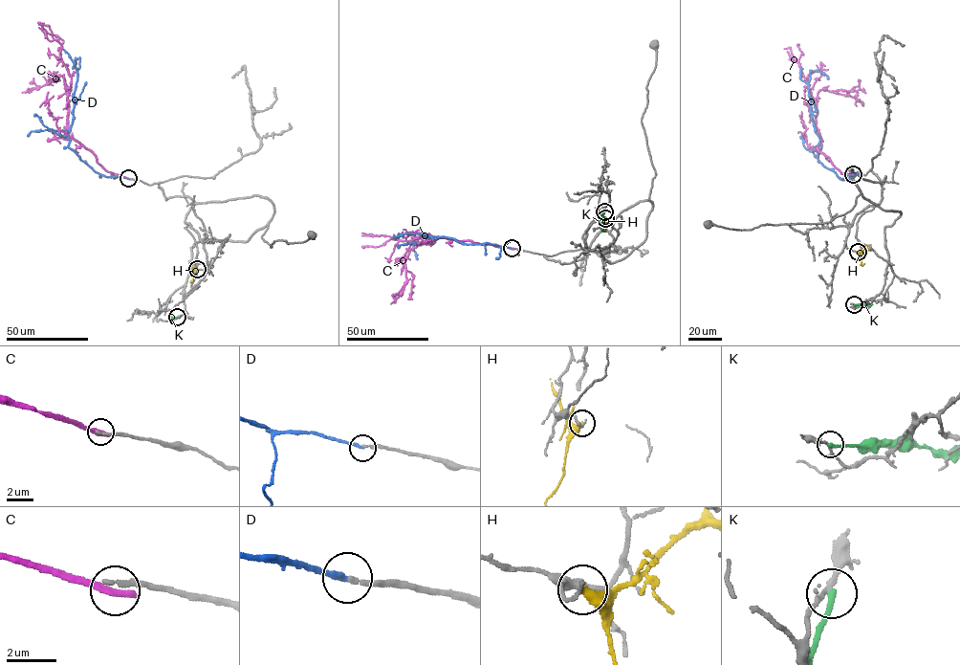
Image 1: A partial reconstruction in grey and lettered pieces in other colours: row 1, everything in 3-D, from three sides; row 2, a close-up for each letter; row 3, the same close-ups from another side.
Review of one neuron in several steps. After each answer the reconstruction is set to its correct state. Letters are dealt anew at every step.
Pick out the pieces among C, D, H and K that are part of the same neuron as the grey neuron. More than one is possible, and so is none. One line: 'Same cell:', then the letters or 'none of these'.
Same cell: none of these

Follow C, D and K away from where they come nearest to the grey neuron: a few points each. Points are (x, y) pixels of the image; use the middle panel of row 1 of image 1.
C: (512, 249), (443, 237), (419, 245), (416, 241), (391, 237), (381, 245), (367, 245)
D: (512, 249), (485, 243), (466, 244), (445, 236), (433, 241), (427, 235), (416, 237), (413, 251), (417, 258)
K: (604, 211), (603, 232)

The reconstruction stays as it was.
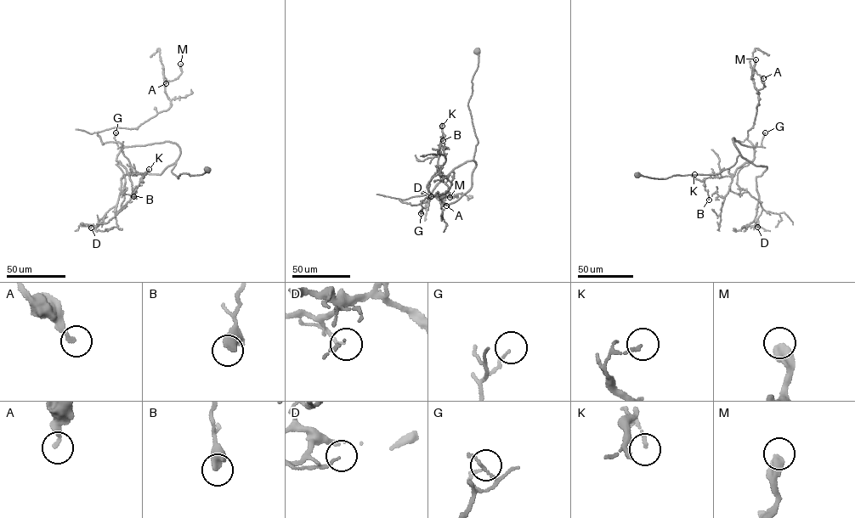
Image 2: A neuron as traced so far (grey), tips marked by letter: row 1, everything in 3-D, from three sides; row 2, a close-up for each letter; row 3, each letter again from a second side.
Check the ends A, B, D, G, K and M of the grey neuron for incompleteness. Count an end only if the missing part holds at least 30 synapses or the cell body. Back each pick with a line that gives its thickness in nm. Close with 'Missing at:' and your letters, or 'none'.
Missing at: none

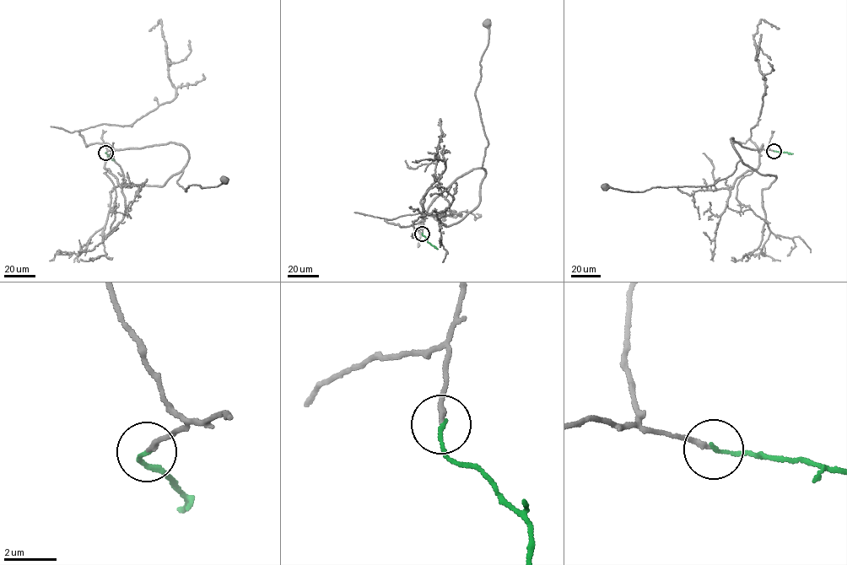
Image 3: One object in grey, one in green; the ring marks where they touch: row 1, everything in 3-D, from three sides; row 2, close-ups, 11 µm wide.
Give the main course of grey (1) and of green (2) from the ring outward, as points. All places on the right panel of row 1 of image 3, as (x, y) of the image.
1: (774, 151), (750, 149), (732, 137), (740, 159), (734, 172), (712, 185), (656, 186), (637, 191), (605, 187)
2: (774, 151), (793, 153)

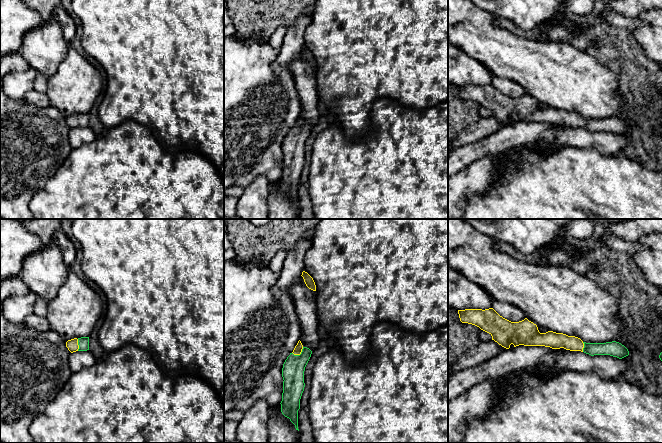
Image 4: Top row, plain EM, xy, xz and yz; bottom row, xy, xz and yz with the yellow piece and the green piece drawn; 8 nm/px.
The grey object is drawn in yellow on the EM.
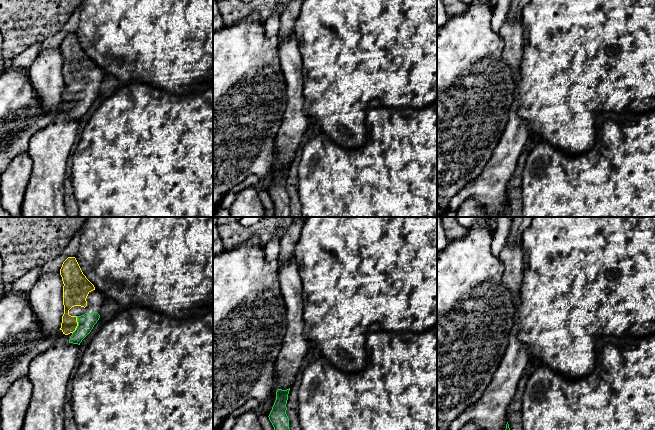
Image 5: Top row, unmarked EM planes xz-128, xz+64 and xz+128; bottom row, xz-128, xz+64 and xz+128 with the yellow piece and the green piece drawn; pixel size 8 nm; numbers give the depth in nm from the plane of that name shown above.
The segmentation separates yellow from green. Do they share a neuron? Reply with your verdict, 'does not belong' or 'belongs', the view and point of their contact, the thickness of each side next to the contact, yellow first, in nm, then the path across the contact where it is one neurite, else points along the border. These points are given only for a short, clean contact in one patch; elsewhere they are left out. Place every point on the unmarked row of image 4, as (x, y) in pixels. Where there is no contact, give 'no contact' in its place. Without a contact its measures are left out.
belongs | xz (299, 130) | 70/180 nm | across xz (298, 124), (299, 130), (293, 145)

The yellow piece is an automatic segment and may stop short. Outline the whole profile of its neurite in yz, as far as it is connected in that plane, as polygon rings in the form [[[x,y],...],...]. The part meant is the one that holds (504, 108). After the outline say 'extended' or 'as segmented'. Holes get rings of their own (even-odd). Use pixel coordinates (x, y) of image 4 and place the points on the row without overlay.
[[[493,84],[489,85],[465,85],[458,86],[459,94],[462,99],[468,99],[479,103],[481,106],[489,109],[492,112],[492,116],[497,118],[502,123],[509,125],[510,121],[514,123],[519,121],[524,122],[545,122],[552,125],[564,124],[570,127],[581,127],[591,132],[594,131],[610,131],[622,135],[629,131],[628,125],[619,118],[612,117],[606,119],[586,119],[580,114],[575,112],[568,112],[563,109],[556,109],[548,107],[546,109],[540,109],[538,103],[533,98],[525,94],[519,98],[511,98],[502,92],[500,92]]]; extended

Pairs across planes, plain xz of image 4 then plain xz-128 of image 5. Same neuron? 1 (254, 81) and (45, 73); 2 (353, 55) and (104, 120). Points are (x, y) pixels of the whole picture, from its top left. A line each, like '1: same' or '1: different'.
1: different
2: different

